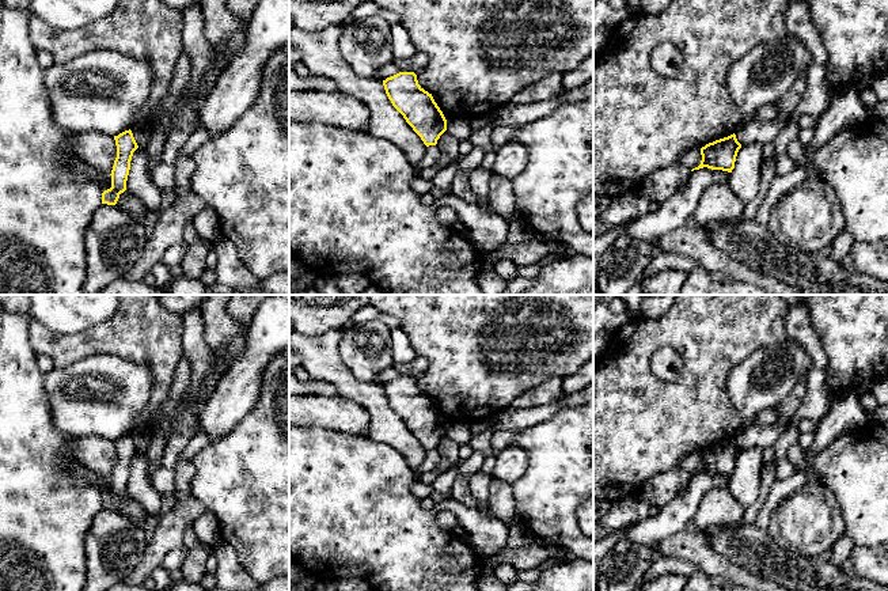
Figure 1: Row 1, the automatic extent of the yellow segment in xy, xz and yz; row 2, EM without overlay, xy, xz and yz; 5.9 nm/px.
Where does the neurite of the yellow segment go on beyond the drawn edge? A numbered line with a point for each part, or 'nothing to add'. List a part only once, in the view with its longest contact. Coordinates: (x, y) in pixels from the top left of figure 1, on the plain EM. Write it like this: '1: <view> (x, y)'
nothing to add

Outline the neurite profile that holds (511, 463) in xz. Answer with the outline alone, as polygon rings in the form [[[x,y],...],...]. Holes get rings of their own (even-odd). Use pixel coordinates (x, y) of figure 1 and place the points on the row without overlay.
[[[508,446],[497,451],[493,478],[501,480],[509,485],[517,481],[528,467],[528,454],[517,446]]]

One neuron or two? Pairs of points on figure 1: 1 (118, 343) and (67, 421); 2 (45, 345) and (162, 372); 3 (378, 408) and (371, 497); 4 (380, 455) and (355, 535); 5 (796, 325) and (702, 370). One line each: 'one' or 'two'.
1: two
2: one
3: two
4: one
5: two

